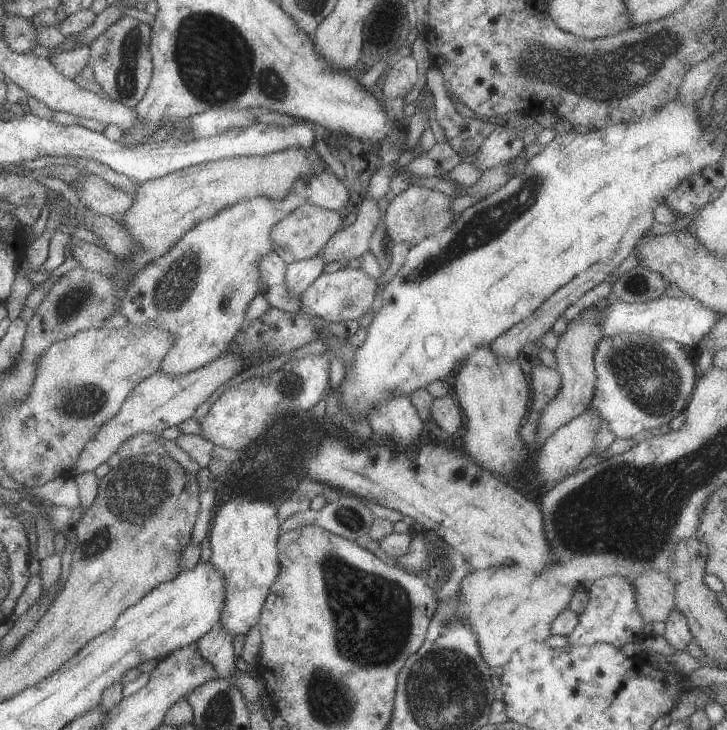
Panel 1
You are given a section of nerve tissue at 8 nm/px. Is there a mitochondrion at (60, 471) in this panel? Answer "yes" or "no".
no

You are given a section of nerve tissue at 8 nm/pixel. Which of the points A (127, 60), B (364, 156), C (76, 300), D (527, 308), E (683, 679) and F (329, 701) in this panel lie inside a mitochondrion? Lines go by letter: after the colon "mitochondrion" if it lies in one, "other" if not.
A: mitochondrion
B: other
C: mitochondrion
D: other
E: other
F: mitochondrion

